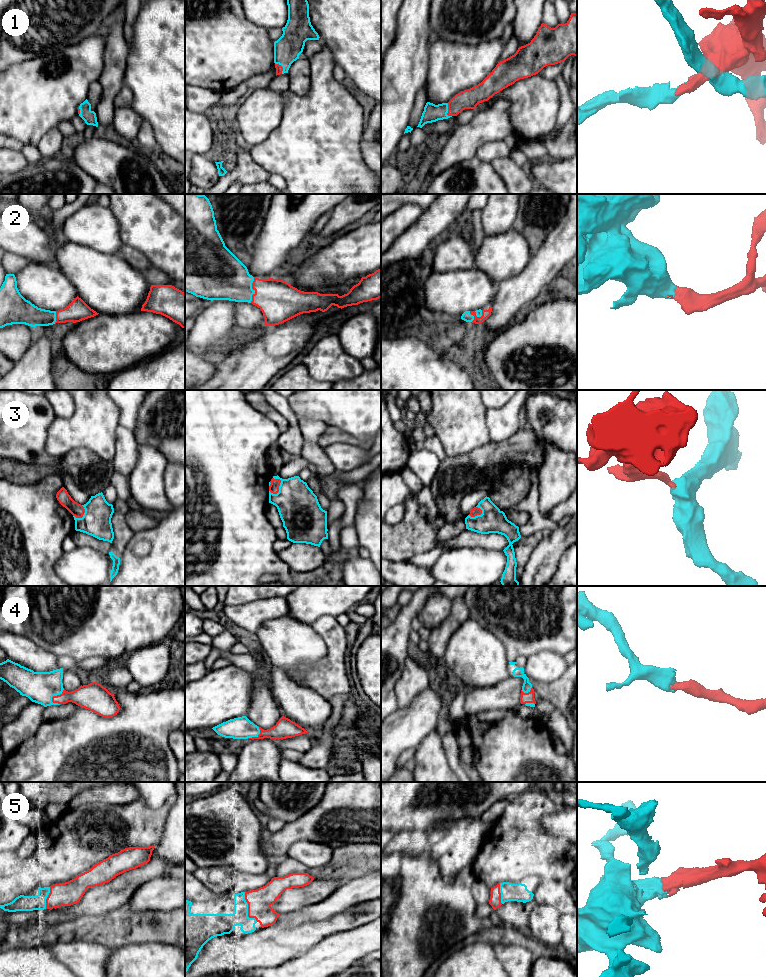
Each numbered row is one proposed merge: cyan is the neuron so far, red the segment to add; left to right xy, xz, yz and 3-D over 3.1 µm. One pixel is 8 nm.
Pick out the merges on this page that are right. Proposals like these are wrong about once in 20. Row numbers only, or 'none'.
1, 2, 3, 4, 5

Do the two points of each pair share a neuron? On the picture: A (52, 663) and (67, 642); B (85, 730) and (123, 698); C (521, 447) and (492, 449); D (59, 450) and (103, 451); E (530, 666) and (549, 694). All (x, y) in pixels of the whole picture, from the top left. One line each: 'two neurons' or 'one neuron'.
A: two neurons
B: one neuron
C: one neuron
D: one neuron
E: two neurons

